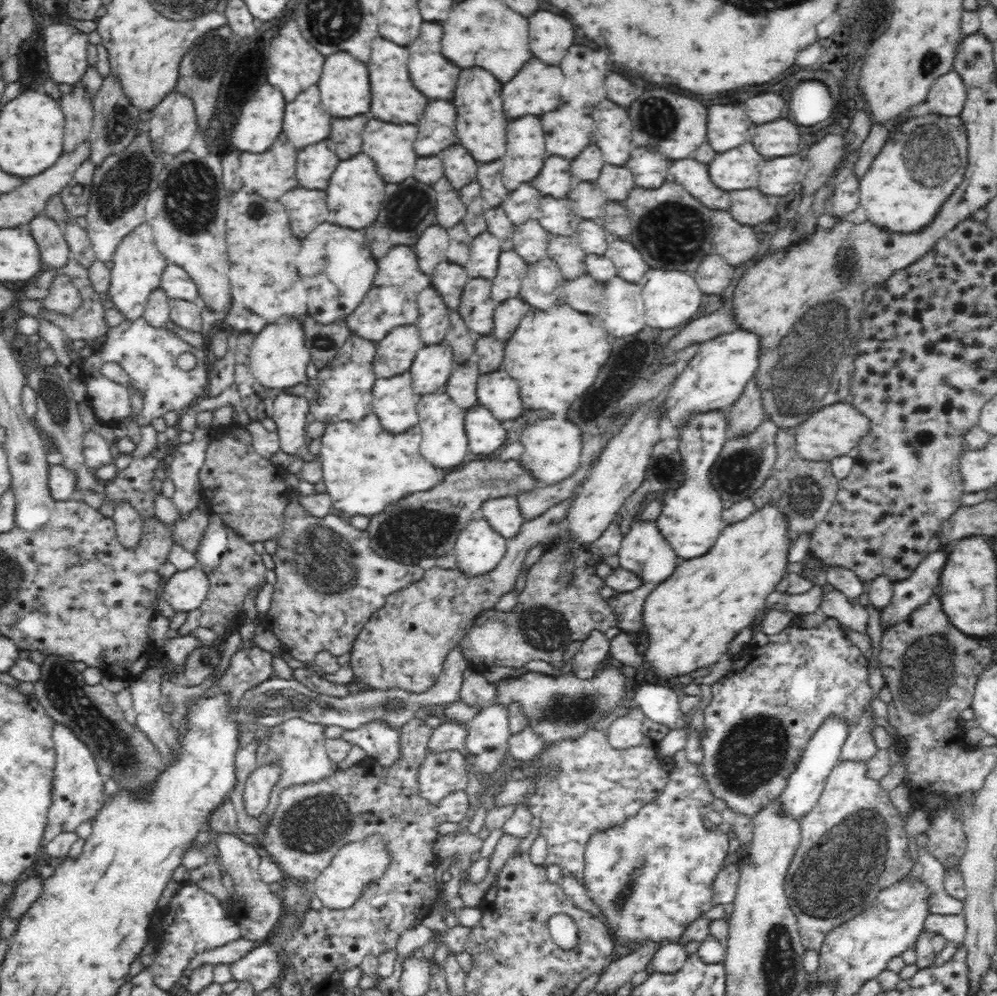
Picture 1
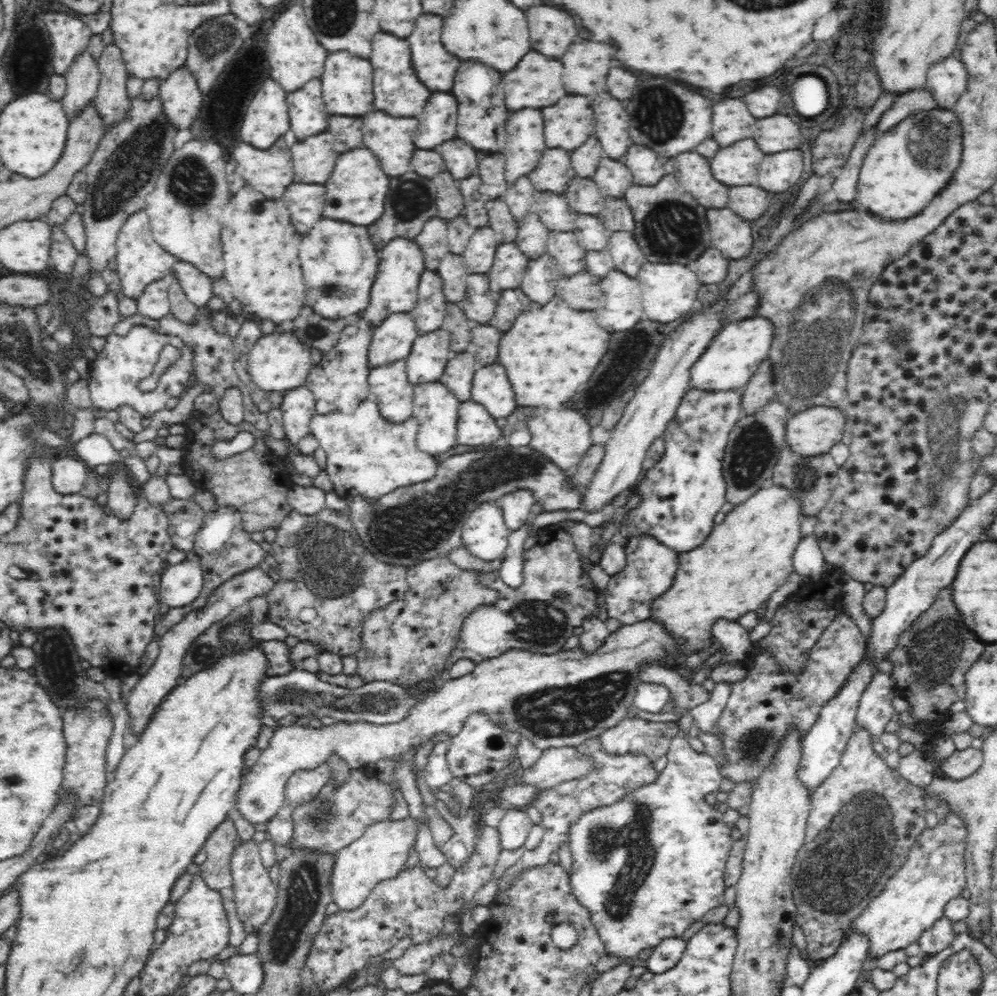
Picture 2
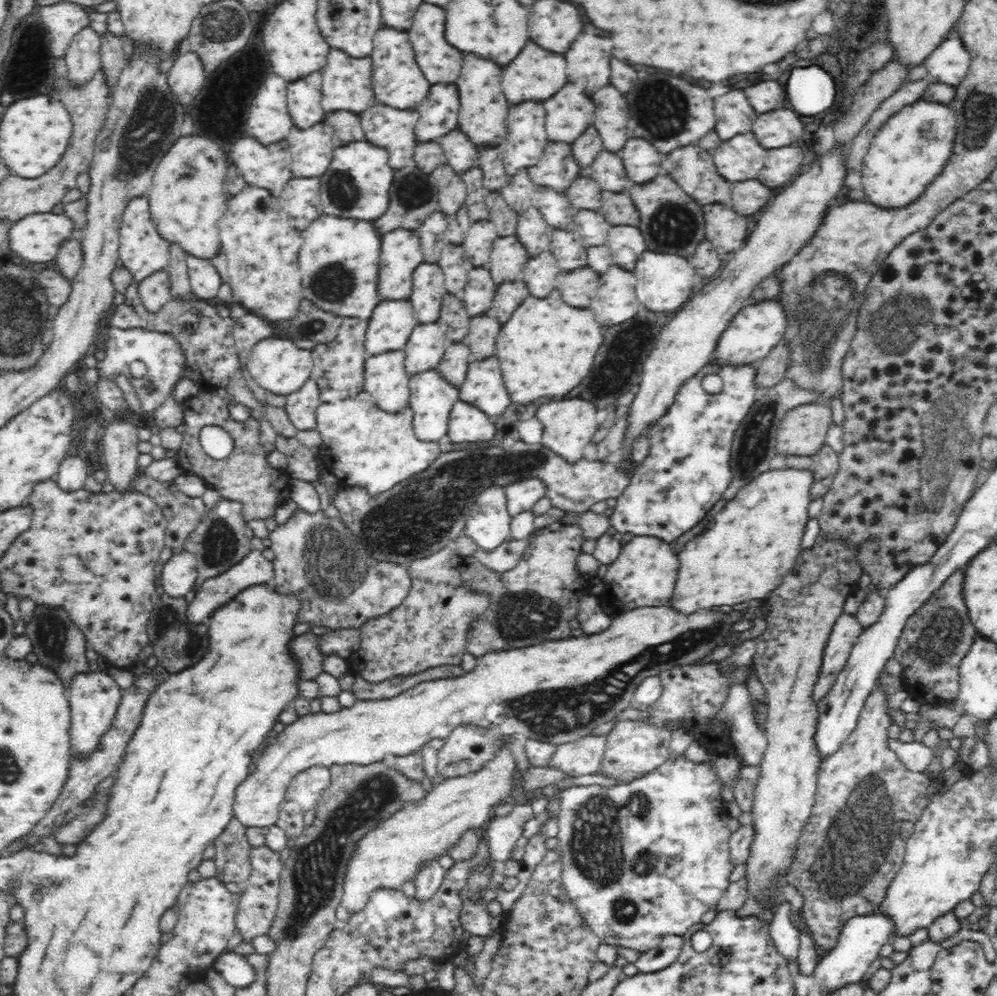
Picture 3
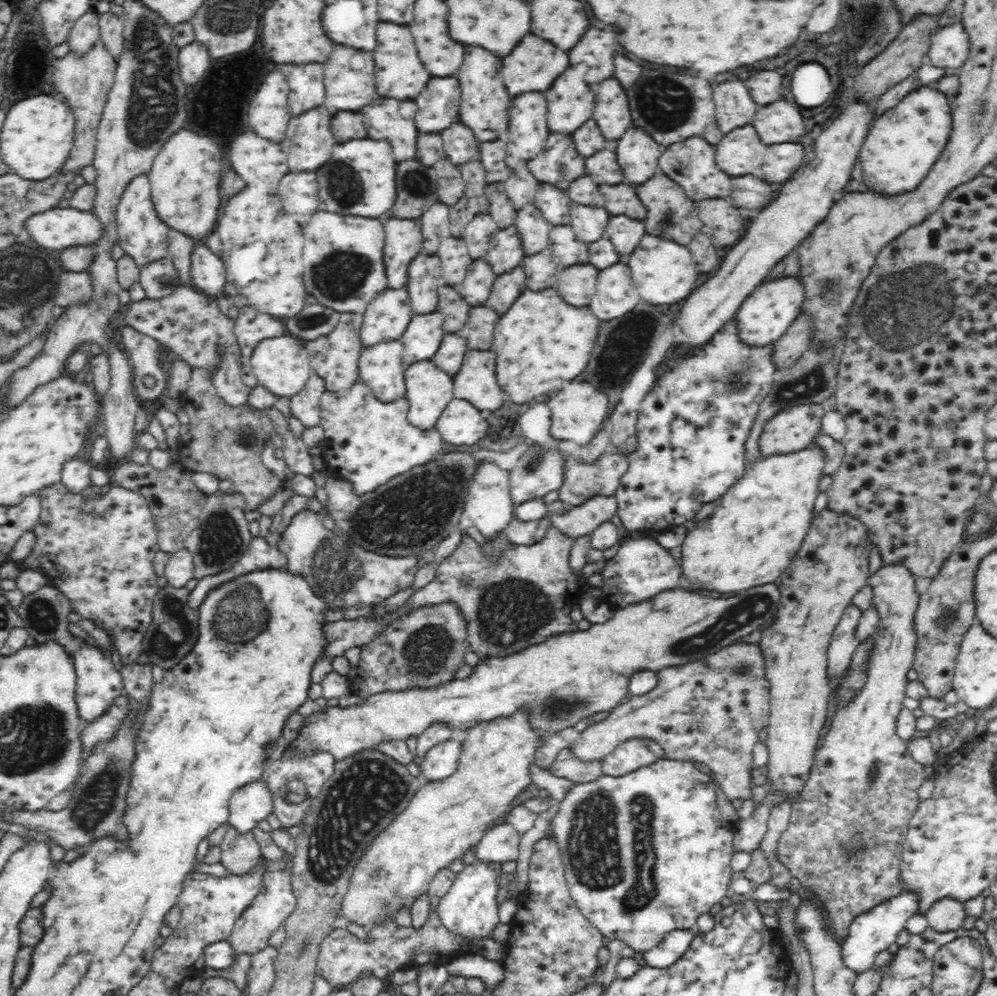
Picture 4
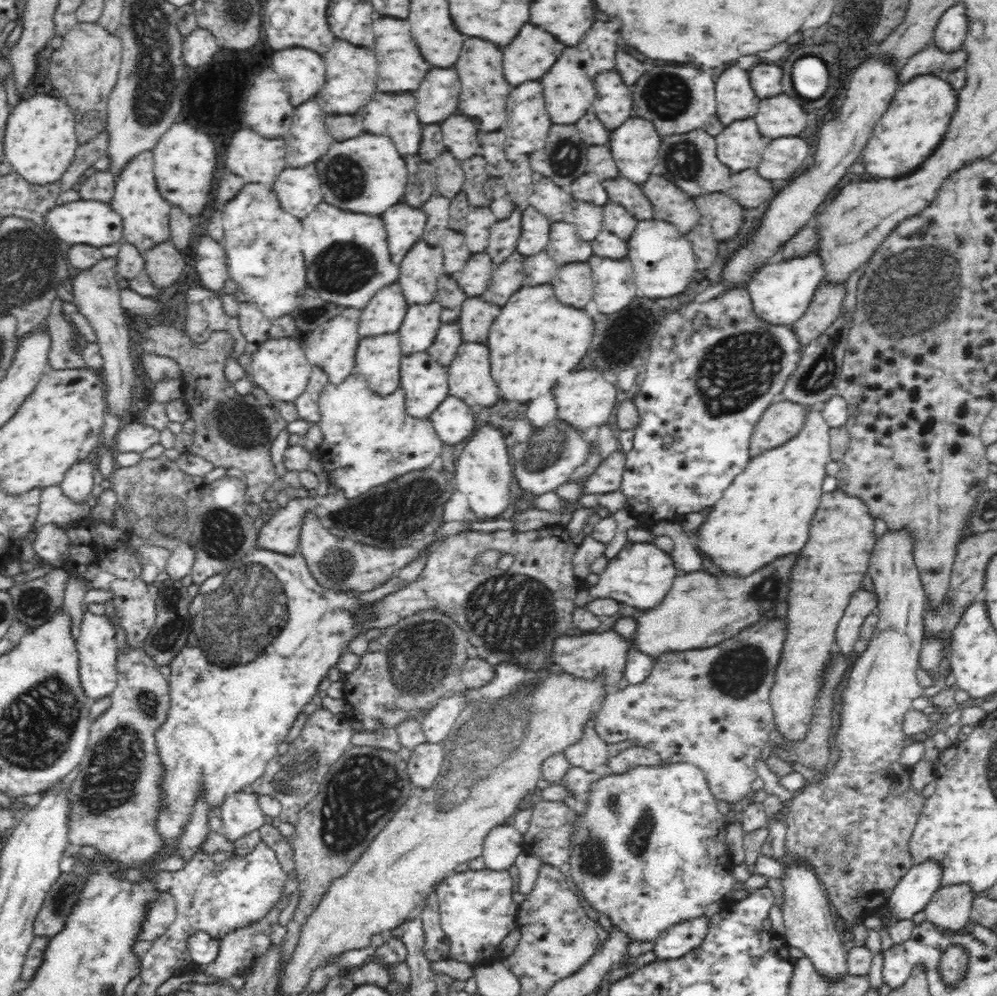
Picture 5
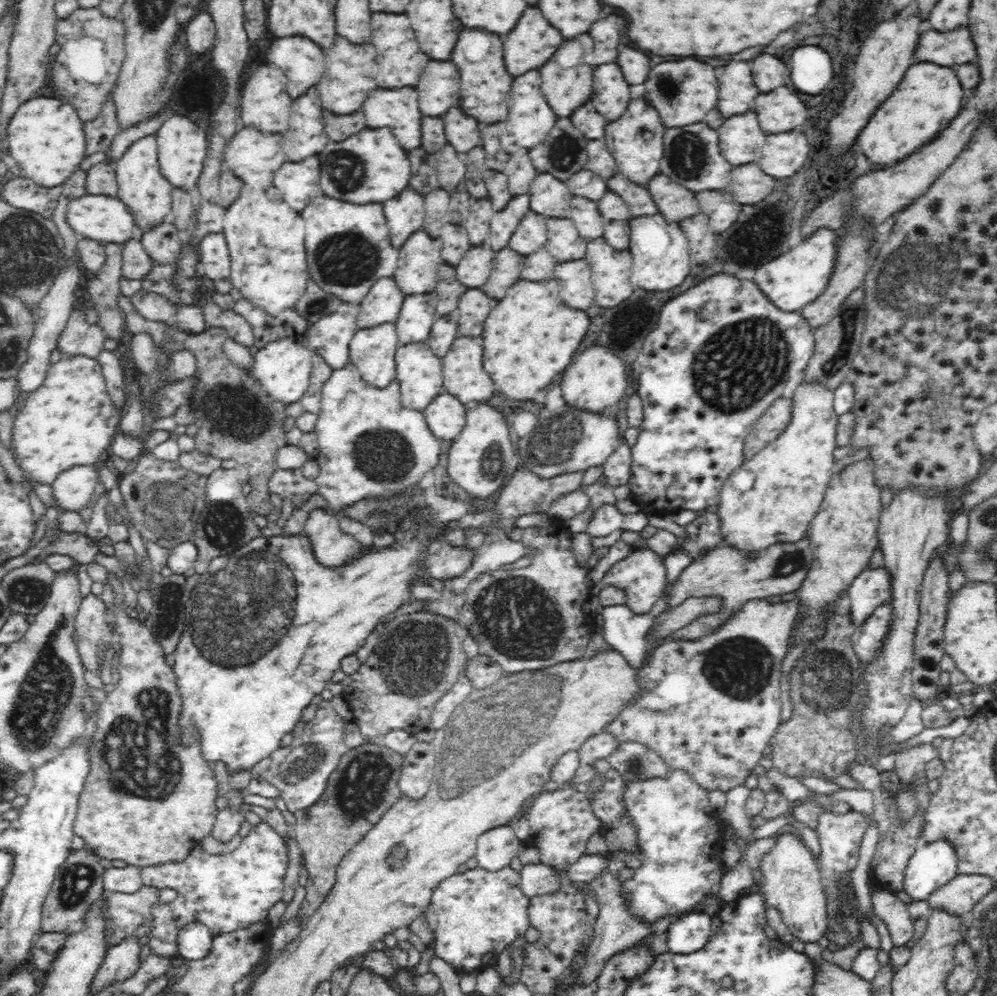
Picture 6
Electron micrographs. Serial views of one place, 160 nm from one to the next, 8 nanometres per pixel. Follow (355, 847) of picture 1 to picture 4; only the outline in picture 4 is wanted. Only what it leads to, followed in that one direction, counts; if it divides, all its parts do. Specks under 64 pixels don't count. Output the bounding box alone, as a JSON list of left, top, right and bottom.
[341,711,548,926]

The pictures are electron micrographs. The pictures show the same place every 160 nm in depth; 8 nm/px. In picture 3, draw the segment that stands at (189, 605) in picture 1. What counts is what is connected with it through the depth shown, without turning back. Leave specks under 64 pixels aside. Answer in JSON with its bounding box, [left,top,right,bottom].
[160,551,198,598]

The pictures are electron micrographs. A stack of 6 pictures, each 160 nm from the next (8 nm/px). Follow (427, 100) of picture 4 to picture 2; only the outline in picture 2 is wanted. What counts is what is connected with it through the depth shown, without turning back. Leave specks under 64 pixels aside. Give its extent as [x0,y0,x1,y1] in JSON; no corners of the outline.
[414,92,458,150]

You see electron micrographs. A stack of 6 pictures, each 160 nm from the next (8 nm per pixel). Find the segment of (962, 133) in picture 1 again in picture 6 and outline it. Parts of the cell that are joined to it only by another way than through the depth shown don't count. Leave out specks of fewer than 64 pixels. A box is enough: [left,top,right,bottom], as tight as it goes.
[857,63,967,168]

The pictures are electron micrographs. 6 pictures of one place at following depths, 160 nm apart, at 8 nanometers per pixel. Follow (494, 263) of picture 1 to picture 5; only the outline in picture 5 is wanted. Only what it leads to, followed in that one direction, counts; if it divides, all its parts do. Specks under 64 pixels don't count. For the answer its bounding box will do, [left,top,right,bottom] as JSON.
[462,207,497,254]

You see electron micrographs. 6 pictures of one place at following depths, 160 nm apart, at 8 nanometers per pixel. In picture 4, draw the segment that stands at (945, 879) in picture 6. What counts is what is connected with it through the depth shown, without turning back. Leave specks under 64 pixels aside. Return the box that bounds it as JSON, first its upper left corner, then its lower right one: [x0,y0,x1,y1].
[842,891,918,973]

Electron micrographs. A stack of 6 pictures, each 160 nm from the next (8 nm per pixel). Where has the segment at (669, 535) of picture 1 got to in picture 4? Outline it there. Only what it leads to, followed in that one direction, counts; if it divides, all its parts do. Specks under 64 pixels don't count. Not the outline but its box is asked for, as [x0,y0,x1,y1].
[614,319,777,535]

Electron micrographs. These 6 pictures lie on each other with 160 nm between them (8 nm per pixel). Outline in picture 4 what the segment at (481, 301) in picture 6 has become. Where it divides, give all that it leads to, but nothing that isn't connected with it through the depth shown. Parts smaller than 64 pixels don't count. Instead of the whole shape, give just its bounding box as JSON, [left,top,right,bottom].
[464,305,498,350]

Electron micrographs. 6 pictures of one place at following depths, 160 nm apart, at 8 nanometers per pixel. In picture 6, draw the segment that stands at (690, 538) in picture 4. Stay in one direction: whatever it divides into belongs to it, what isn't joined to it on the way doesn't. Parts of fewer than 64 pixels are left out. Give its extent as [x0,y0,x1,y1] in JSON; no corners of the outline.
[716,383,839,557]

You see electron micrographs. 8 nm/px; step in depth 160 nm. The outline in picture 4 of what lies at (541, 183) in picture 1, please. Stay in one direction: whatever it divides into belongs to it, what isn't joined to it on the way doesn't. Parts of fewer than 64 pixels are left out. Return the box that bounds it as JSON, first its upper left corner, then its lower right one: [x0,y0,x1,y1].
[527,133,585,191]

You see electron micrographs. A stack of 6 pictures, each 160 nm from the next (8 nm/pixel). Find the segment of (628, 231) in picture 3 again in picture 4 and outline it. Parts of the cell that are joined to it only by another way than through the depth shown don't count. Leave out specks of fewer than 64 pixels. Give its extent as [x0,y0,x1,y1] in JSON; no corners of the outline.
[604,216,646,262]

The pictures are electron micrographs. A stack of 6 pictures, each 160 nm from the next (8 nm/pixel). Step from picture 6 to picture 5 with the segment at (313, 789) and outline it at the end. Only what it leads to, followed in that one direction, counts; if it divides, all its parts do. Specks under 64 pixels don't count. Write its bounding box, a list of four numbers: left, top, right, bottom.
[250,708,355,825]

